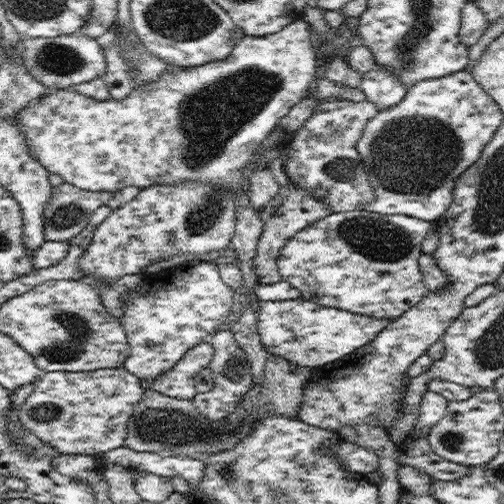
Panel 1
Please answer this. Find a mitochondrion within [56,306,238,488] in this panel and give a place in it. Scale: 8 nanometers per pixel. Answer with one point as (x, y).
(227, 470)

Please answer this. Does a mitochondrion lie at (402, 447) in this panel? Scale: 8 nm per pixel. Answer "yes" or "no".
no

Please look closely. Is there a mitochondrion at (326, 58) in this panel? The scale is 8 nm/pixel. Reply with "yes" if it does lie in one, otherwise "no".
no

